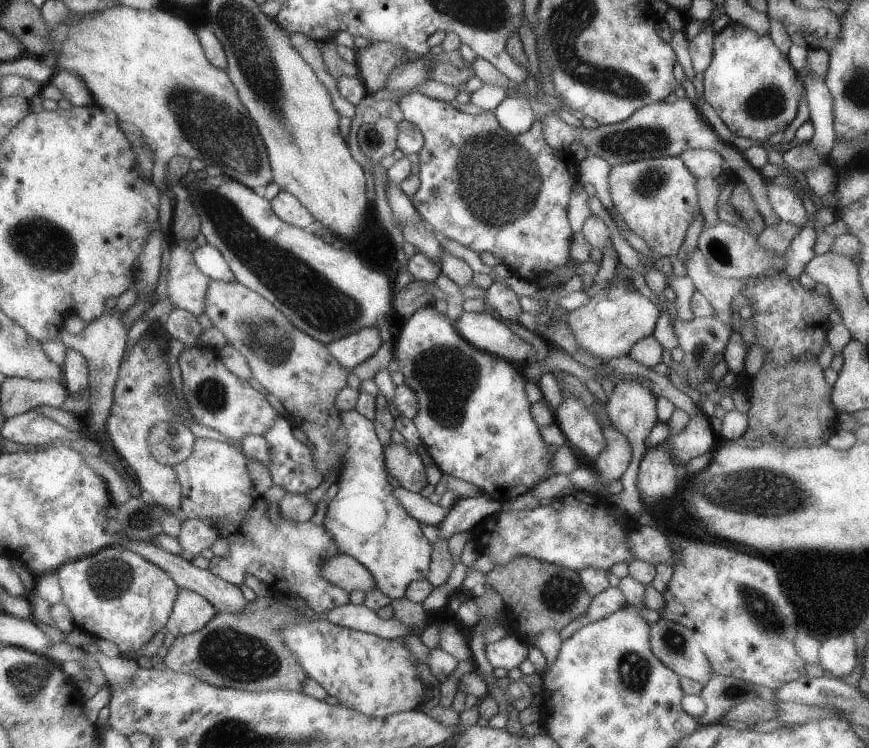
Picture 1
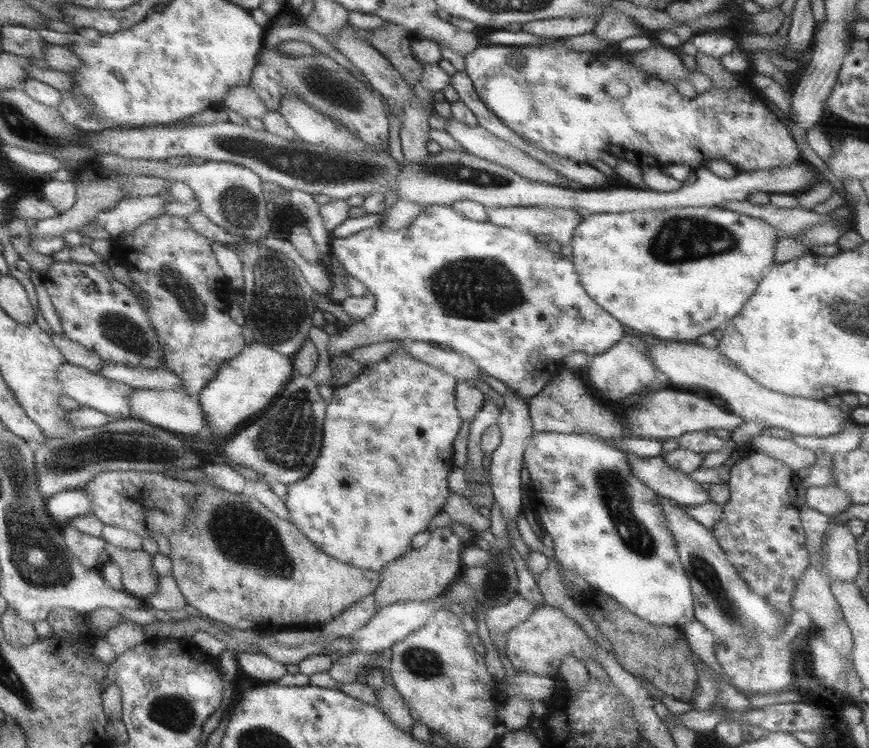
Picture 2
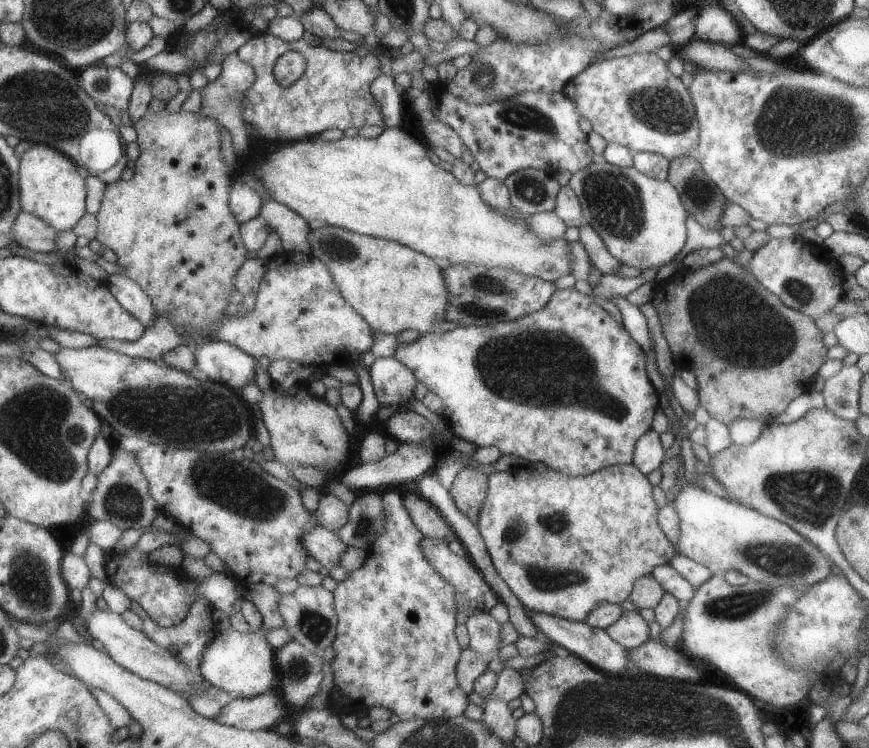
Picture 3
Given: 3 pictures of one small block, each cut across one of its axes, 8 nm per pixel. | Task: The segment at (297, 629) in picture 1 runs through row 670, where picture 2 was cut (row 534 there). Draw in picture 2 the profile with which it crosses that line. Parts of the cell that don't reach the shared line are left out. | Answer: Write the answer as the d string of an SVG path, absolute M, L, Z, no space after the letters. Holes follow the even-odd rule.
M393 349L392 353L378 363L365 366L363 372L351 382L334 388L332 400L327 403L321 454L309 475L288 485L287 499L284 500L289 510L289 519L312 544L316 544L316 548L320 548L321 552L333 556L336 560L344 561L356 568L376 572L381 572L388 563L413 550L412 539L419 532L427 530L432 518L443 510L451 493L450 487L448 487L448 475L455 466L453 460L454 441L463 425L462 418L455 406L456 383L457 380L447 372L412 358L409 352Z

